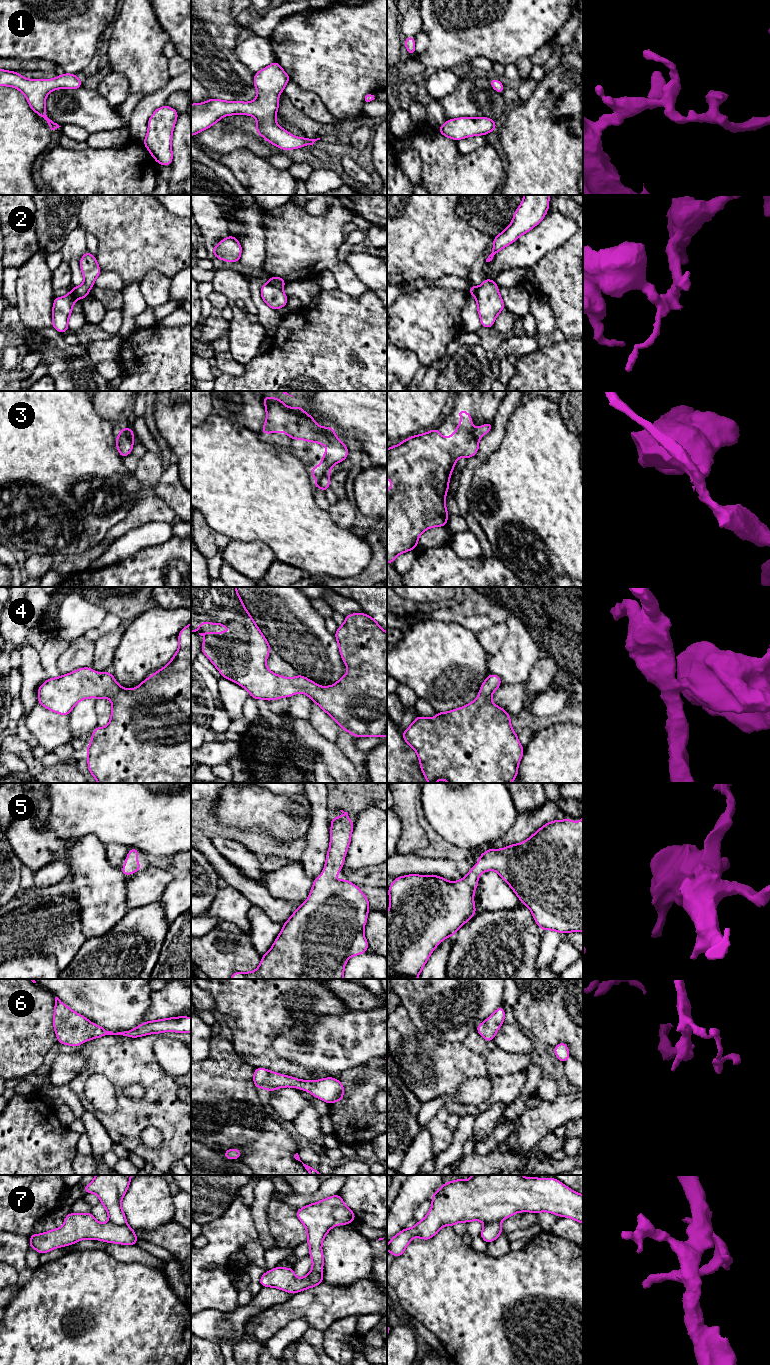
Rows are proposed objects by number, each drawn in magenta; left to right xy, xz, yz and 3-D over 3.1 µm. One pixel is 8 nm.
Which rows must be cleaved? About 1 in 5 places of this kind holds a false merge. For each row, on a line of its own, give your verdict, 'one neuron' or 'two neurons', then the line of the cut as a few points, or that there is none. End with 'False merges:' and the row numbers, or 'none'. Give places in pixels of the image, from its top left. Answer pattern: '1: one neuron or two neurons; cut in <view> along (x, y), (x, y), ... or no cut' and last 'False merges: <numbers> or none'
1: one neuron; no cut
2: one neuron; no cut
3: two neurons; cut in xy along (127, 428), (127, 435), (132, 439)
4: one neuron; no cut
5: one neuron; no cut
6: one neuron; no cut
7: two neurons; cut in xy along (109, 1220), (116, 1224), (126, 1224)
False merges: 3, 7

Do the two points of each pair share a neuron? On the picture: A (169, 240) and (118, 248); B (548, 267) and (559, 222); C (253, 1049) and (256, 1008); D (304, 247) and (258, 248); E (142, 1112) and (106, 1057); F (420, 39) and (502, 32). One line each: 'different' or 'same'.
A: same
B: different
C: same
D: different
E: same
F: different

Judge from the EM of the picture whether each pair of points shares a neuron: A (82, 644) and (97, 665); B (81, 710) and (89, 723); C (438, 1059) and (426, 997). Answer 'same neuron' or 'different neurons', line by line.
A: different neurons
B: same neuron
C: different neurons

